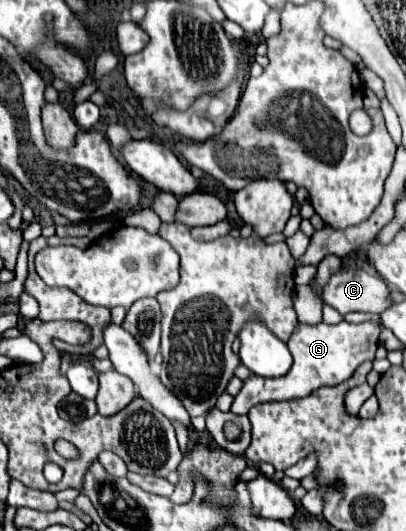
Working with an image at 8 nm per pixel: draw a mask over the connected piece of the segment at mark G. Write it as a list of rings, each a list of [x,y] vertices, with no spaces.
[[[343,320],[335,326],[325,322],[315,326],[299,324],[289,340],[289,348],[293,354],[293,368],[289,370],[289,374],[283,378],[261,378],[253,374],[249,380],[245,380],[241,392],[235,396],[231,404],[231,412],[247,414],[249,408],[259,402],[303,398],[321,386],[335,386],[339,382],[345,382],[347,378],[353,376],[355,368],[361,362],[375,358],[375,350],[379,346],[379,332],[381,326],[375,322],[349,324]]]

